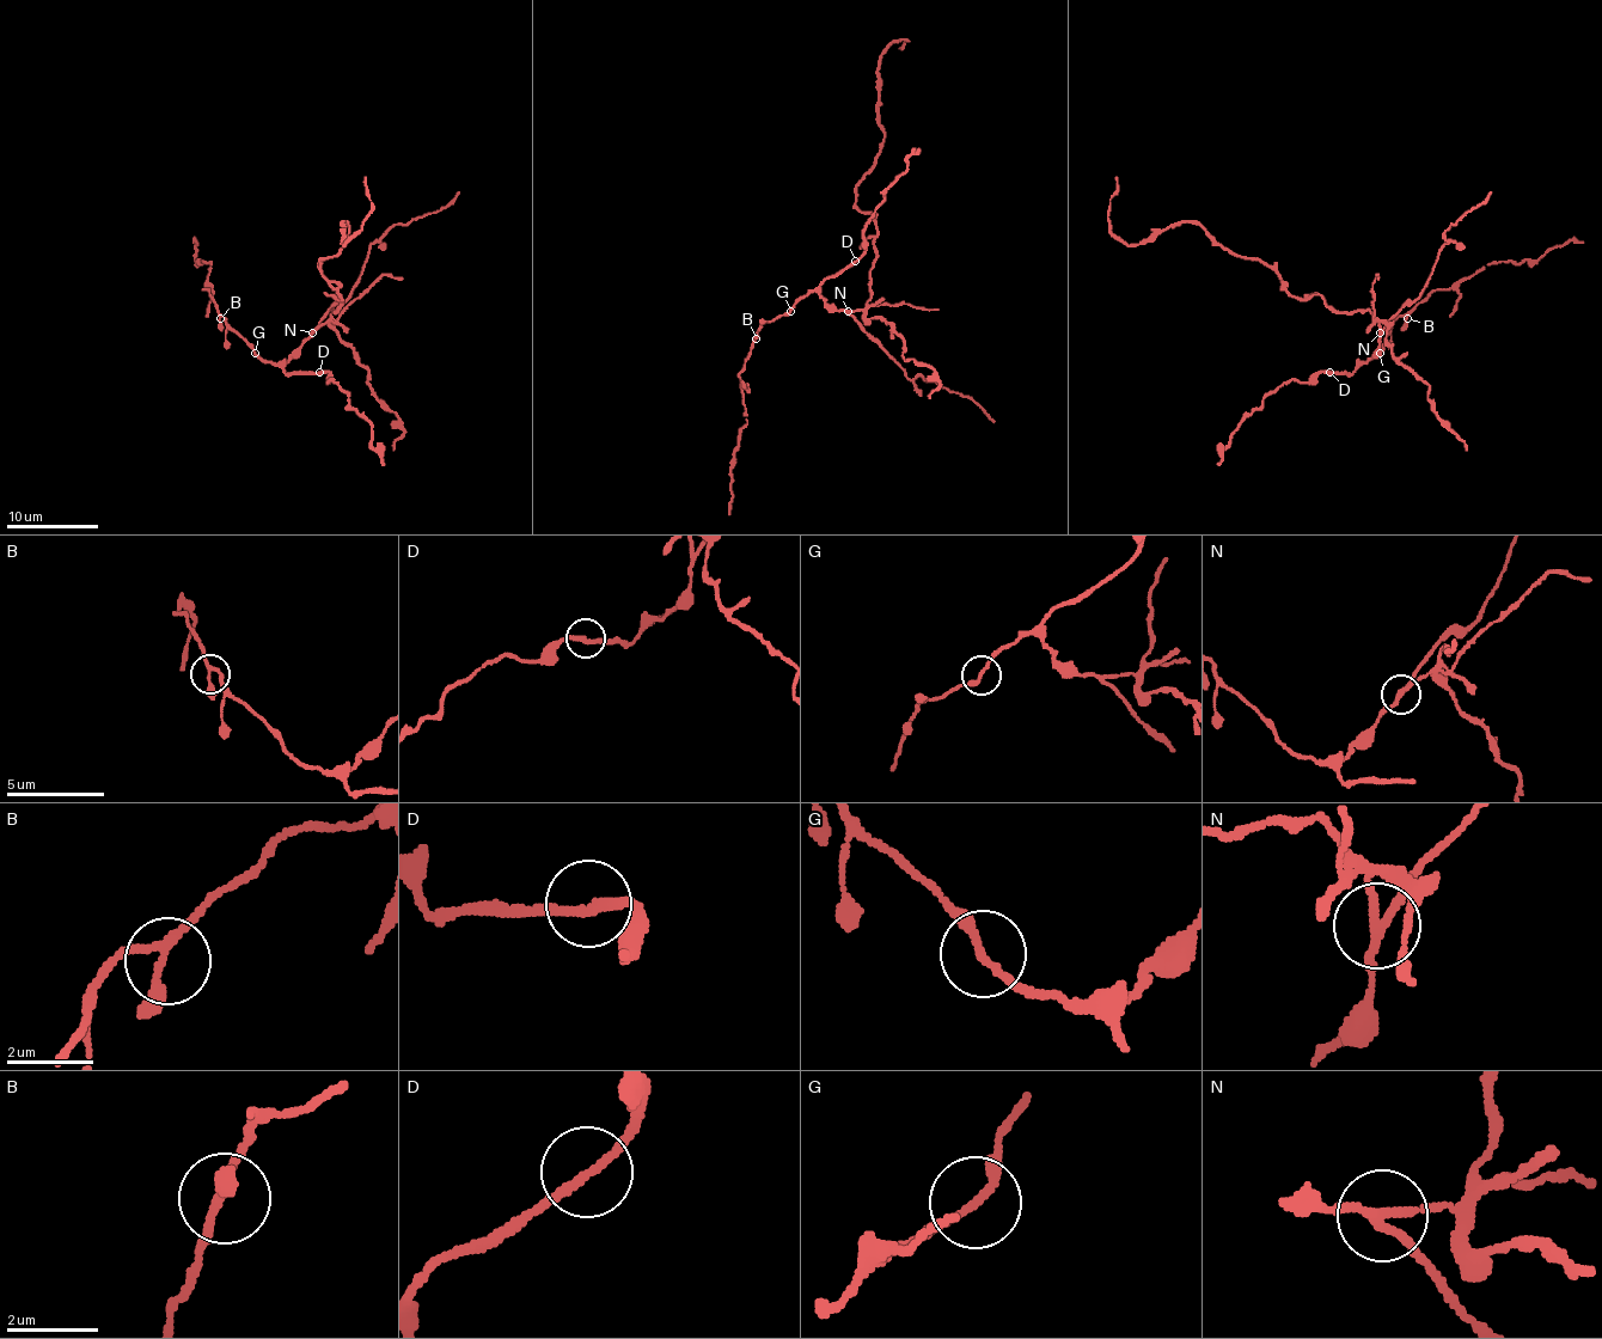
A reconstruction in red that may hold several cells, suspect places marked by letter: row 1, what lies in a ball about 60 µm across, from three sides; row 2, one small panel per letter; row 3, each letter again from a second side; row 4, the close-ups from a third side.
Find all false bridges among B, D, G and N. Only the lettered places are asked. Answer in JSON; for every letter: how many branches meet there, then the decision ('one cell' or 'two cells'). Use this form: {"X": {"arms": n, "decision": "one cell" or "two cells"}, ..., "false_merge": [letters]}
{"B": {"arms": 3, "decision": "one cell"}, "D": {"arms": 2, "decision": "one cell"}, "G": {"arms": 2, "decision": "one cell"}, "N": {"arms": 3, "decision": "two cells"}, "false_merge": ["N"]}

